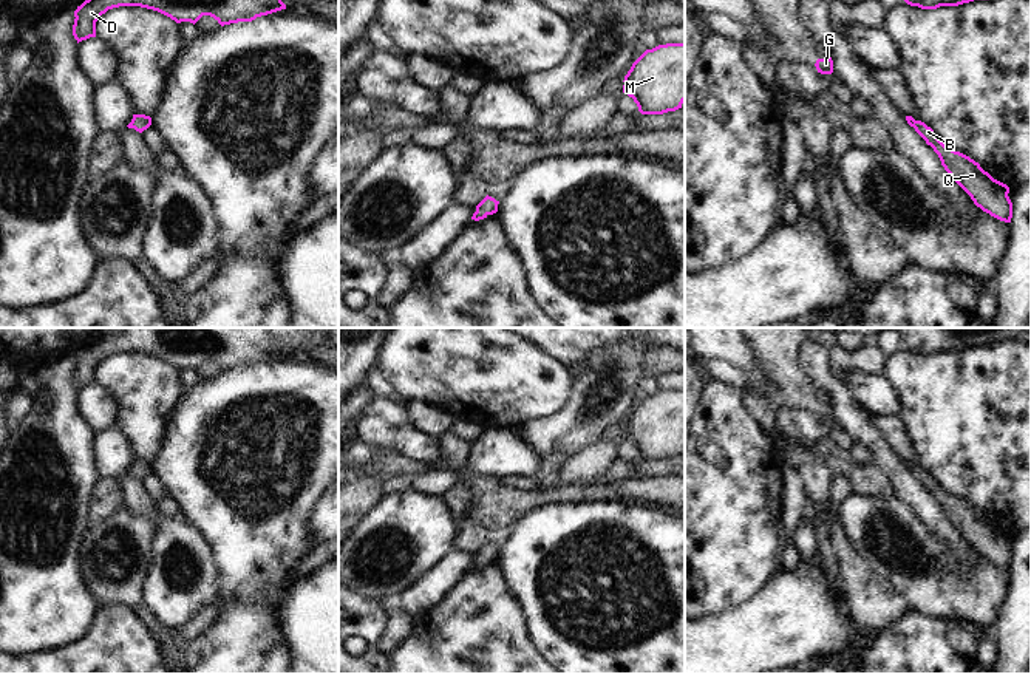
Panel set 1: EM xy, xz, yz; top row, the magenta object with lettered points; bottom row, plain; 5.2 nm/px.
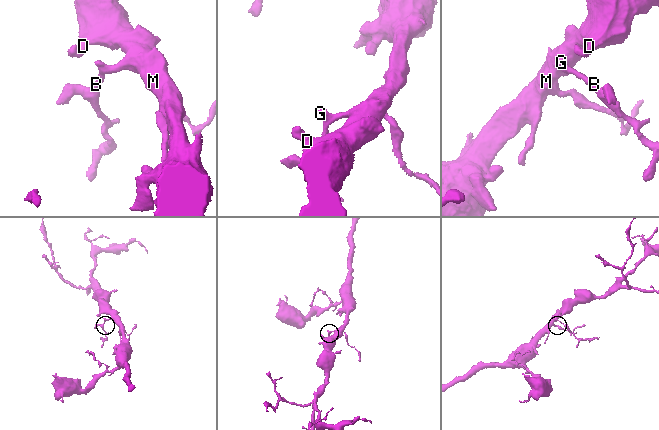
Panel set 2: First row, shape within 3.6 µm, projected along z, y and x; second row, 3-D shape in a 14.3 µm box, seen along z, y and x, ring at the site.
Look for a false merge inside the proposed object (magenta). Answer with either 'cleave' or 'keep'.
keep

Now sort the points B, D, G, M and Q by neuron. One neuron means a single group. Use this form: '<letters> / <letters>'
B D G M Q

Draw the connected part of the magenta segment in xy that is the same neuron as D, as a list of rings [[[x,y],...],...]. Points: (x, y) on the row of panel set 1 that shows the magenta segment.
[[[85,0],[74,11],[73,36],[79,42],[96,37],[96,22],[108,9],[141,6],[158,11],[176,23],[196,23],[202,15],[213,17],[221,26],[252,22],[286,5],[281,0]]]

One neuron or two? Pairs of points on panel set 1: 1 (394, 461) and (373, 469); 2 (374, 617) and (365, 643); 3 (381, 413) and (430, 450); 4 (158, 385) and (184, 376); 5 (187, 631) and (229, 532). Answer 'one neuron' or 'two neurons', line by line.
1: one neuron
2: one neuron
3: one neuron
4: two neurons
5: two neurons

